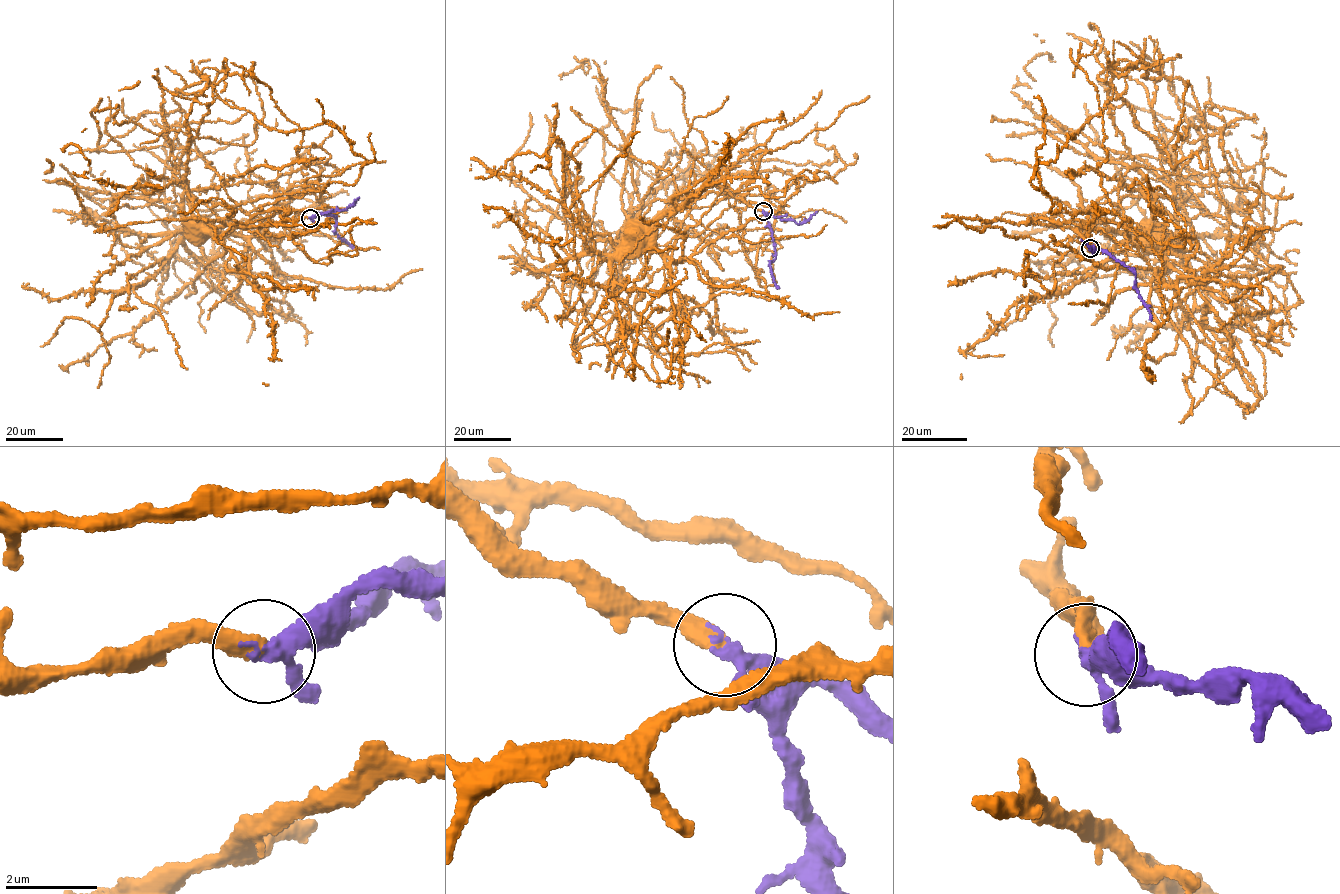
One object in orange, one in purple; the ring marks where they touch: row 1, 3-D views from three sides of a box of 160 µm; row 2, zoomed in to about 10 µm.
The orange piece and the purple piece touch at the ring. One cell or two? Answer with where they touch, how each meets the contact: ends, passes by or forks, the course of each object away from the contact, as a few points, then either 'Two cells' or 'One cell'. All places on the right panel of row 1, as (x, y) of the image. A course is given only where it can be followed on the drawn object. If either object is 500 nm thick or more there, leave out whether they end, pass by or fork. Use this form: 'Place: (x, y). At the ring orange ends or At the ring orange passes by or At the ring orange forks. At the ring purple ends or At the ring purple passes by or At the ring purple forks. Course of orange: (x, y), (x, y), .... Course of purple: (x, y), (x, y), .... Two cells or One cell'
Place: (1090, 248). At the ring orange ends. At the ring purple passes by. Course of orange: (1091, 248), (1077, 228), (1287, 285), (1273, 233), (1196, 180), (1176, 97), (1213, 106), (1244, 184), (1292, 194). Course of purple: (1091, 248), (1107, 251), (1135, 274), (1135, 288), (1151, 321). One cell

